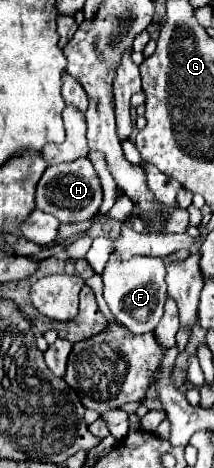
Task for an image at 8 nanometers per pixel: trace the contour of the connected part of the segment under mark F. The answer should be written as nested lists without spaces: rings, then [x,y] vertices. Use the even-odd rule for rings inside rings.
[[[111,257],[103,271],[103,297],[111,313],[131,331],[131,333],[149,333],[157,327],[163,317],[163,305],[167,299],[165,285],[165,265],[157,257],[133,257],[129,261],[119,261]]]

